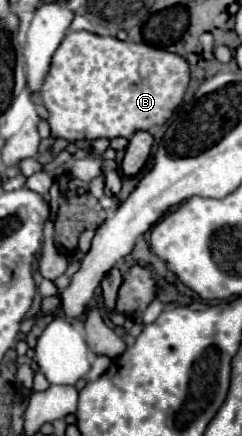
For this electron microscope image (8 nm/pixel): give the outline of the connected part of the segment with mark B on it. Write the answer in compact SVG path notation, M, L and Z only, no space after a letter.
M69 32L53 54L49 74L45 78L41 98L47 108L47 120L51 124L53 138L75 140L97 140L97 138L131 138L139 130L149 130L153 126L165 124L175 108L183 103L190 82L188 62L179 55L145 42L123 42L119 38L97 36L91 32Z

